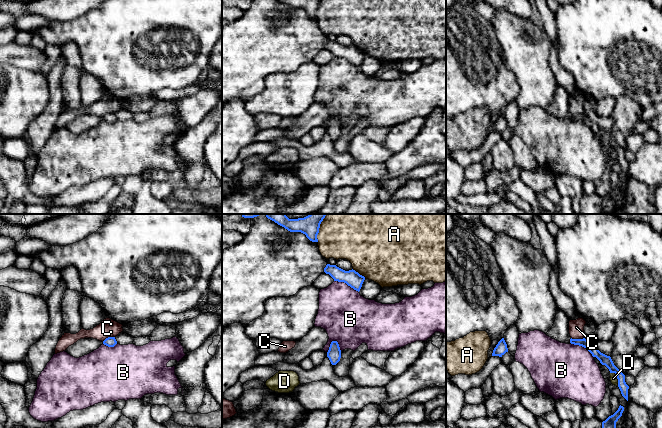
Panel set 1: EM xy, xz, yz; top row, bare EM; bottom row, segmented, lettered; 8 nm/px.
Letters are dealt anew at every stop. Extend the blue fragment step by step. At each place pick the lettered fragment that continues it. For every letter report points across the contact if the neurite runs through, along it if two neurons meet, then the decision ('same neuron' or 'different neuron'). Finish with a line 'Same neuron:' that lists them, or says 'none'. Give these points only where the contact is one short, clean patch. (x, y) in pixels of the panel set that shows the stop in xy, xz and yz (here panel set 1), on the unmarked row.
A: different neuron
B: different neuron
C: along yz (571, 113), (583, 114) | different neuron
D: along yz (610, 148), (616, 151), (618, 162) | different neuron
Same neuron: none

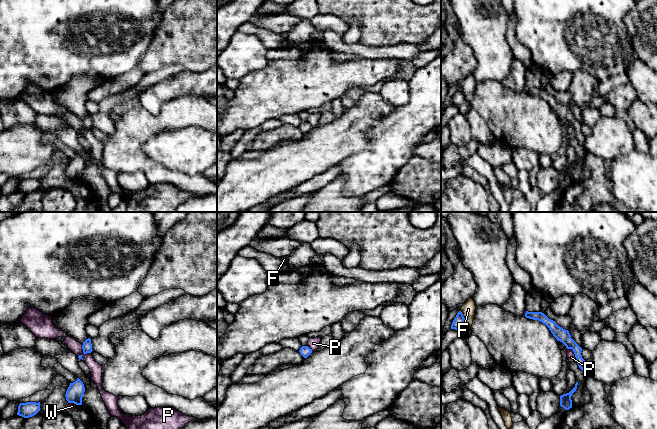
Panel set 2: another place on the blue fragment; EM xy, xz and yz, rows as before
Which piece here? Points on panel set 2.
F: along yz (460, 86), (465, 101) | different neuron
P: along yz (567, 124), (573, 127), (576, 137) | different neuron
W: along xy (69, 178), (76, 180) | different neuron
Same neuron: none

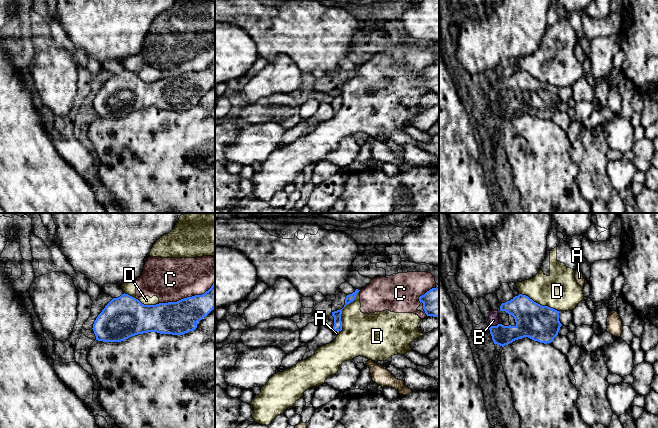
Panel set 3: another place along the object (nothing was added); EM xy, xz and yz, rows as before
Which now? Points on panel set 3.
A: across xz (337, 102), (333, 106), (336, 109) | same neuron
B: same neuron
C: different neuron
D: different neuron
Same neuron: A, B

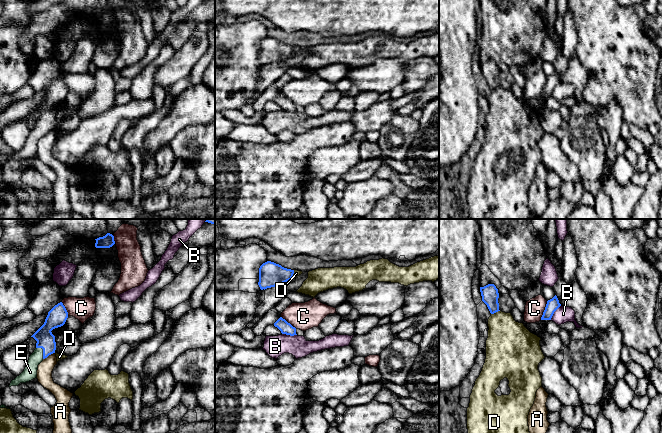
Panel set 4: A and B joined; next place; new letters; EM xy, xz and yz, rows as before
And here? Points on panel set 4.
A: along xy (54, 128), (43, 135) | different neuron
B: different neuron
C: different neuron
D: different neuron
E: across xy (45, 115), (43, 127), (34, 136), (30, 148) | same neuron
Same neuron: E

